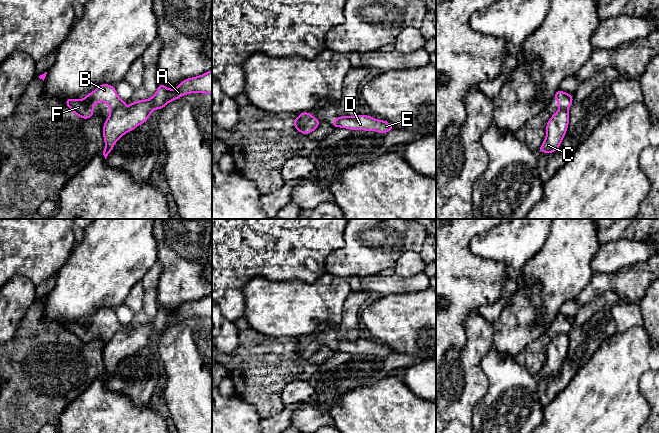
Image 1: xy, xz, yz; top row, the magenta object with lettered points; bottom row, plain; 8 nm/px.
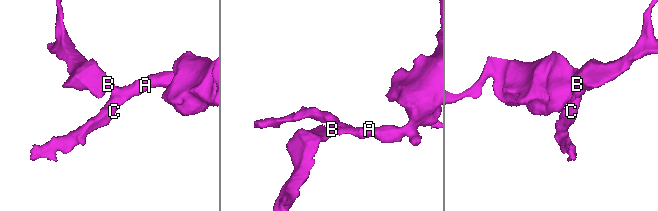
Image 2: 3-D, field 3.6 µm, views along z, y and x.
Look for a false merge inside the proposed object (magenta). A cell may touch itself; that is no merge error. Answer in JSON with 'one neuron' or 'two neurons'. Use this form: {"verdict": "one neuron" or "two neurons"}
{"verdict": "two neurons"}

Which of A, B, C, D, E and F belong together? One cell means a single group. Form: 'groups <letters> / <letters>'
groups A C D E / B F

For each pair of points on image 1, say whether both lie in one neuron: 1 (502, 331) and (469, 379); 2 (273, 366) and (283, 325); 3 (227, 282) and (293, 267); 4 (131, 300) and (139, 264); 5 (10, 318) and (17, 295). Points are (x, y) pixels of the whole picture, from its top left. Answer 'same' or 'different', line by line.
1: different
2: different
3: same
4: different
5: same

